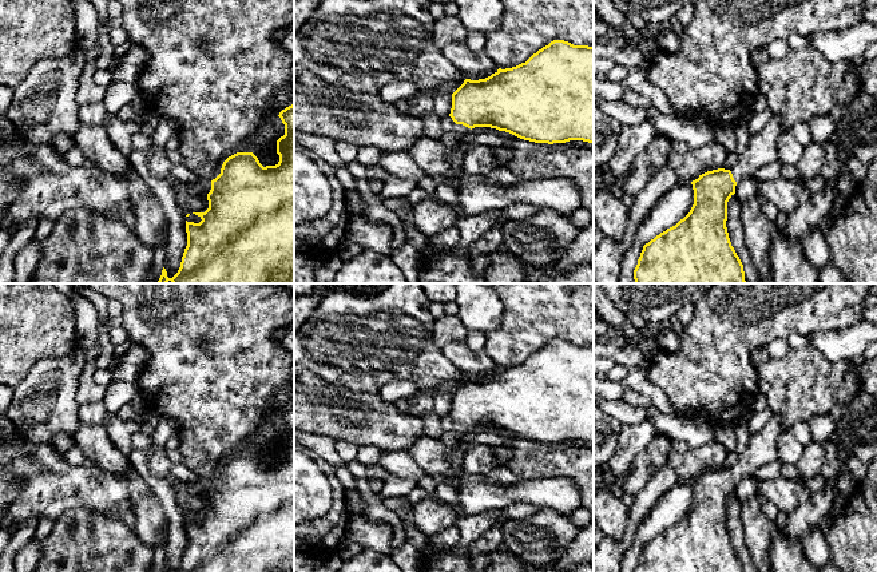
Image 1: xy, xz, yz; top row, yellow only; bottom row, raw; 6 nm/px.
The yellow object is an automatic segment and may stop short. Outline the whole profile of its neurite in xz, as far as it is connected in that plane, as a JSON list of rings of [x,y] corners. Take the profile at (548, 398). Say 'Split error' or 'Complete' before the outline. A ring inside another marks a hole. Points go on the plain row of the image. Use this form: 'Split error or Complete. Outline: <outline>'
Split error. Outline: [[[553,339],[525,362],[485,378],[465,378],[452,393],[449,416],[461,438],[475,426],[491,426],[535,442],[594,442],[594,346]]]

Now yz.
Split error. Outline: [[[774,413],[761,432],[750,436],[746,450],[731,469],[707,470],[693,480],[690,512],[643,545],[634,572],[745,572],[726,527],[727,501],[735,493],[738,480],[754,476],[761,466],[778,458],[777,445],[787,429]]]

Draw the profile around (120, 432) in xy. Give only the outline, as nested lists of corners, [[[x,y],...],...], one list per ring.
[[[115,416],[108,422],[103,424],[112,445],[124,456],[131,454],[134,449],[131,440],[140,432],[142,425],[143,424],[138,418],[123,420],[119,416]]]

